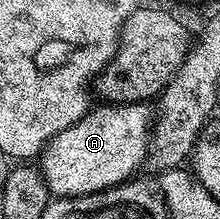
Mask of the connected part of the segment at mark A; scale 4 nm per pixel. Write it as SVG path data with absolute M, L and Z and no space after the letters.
M148 103L144 104L106 104L101 108L94 107L79 122L67 126L55 138L51 138L45 144L45 149L39 157L41 177L47 182L50 193L54 197L82 196L92 192L102 192L104 188L113 188L117 184L123 184L134 175L138 167L144 165L145 157L151 147L151 129L155 119L155 112Z

